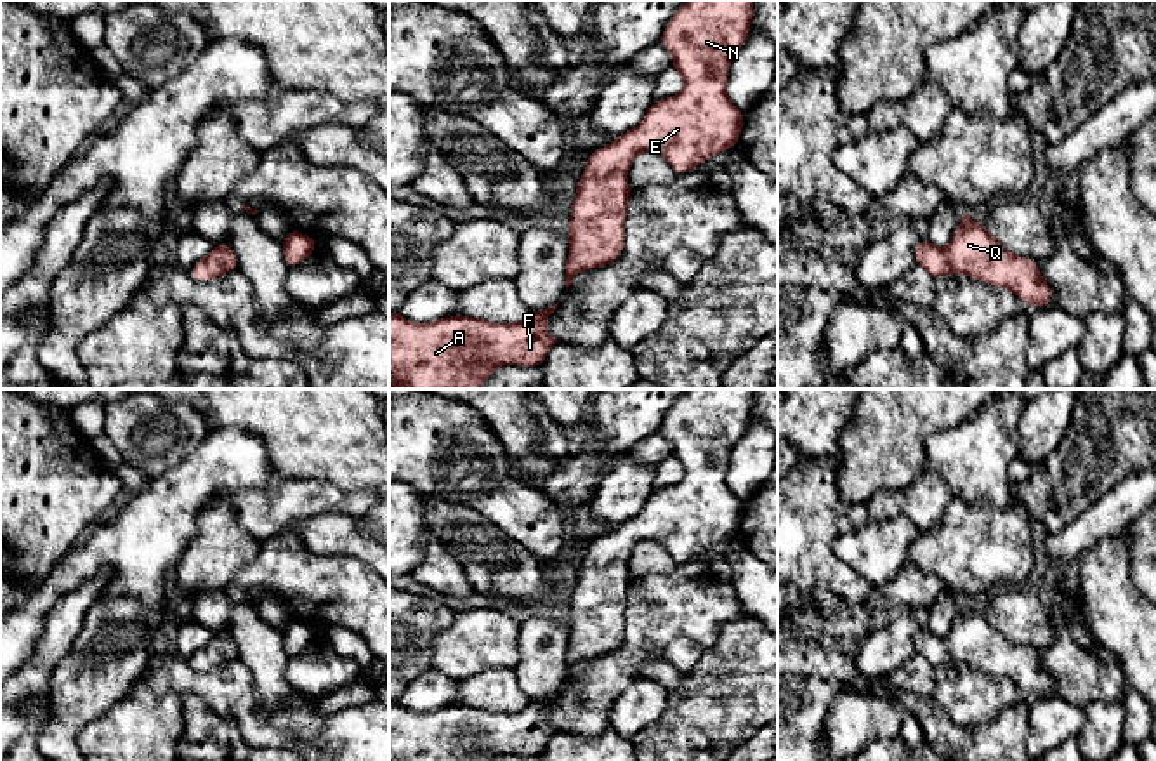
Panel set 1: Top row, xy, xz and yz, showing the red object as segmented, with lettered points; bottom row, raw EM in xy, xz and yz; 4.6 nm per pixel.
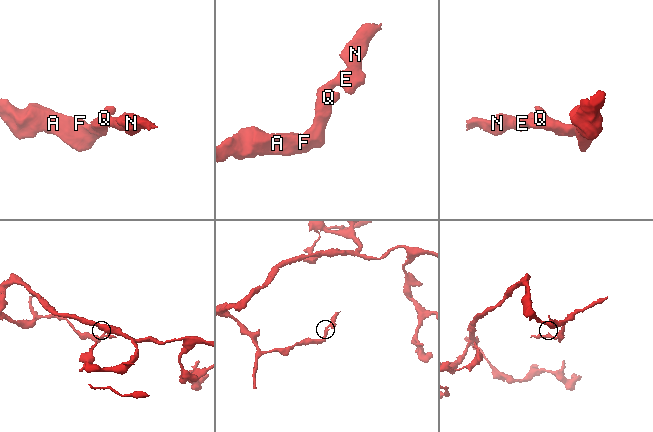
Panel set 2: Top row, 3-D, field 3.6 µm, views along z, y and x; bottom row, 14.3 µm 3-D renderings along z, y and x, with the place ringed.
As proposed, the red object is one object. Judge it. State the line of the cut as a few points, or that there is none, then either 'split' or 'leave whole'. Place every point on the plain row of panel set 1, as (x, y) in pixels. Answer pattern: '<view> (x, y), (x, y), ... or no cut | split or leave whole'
no cut | leave whole

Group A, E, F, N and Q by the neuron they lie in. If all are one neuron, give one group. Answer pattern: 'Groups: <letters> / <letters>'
Groups: A E F N Q

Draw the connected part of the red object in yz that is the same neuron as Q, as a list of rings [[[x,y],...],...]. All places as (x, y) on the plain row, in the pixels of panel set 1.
[[[969,601],[963,603],[946,638],[918,629],[913,643],[915,653],[920,653],[932,667],[951,662],[967,664],[998,678],[1010,678],[1033,697],[1048,695],[1054,686],[1038,652],[1014,645],[993,627],[988,615],[972,610]]]

